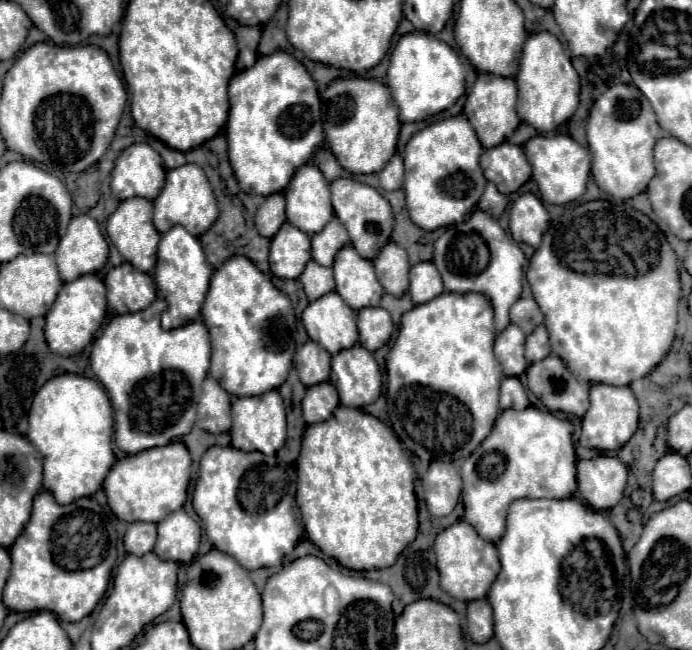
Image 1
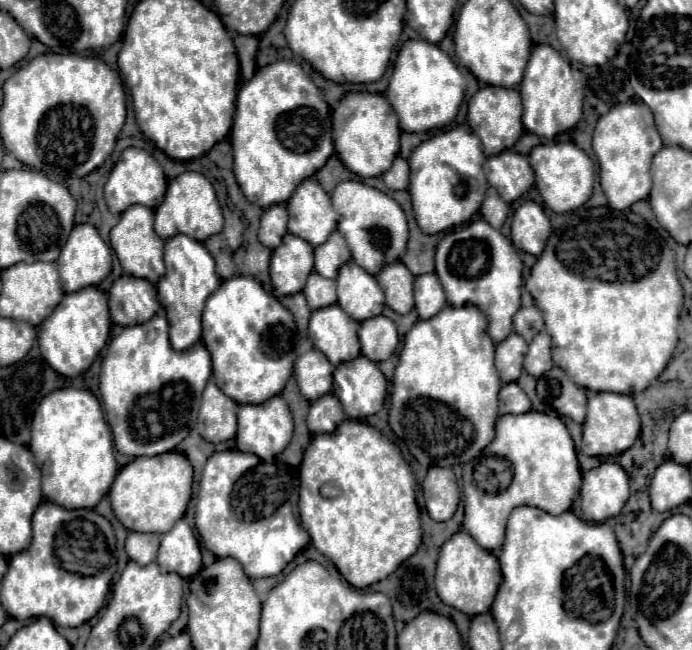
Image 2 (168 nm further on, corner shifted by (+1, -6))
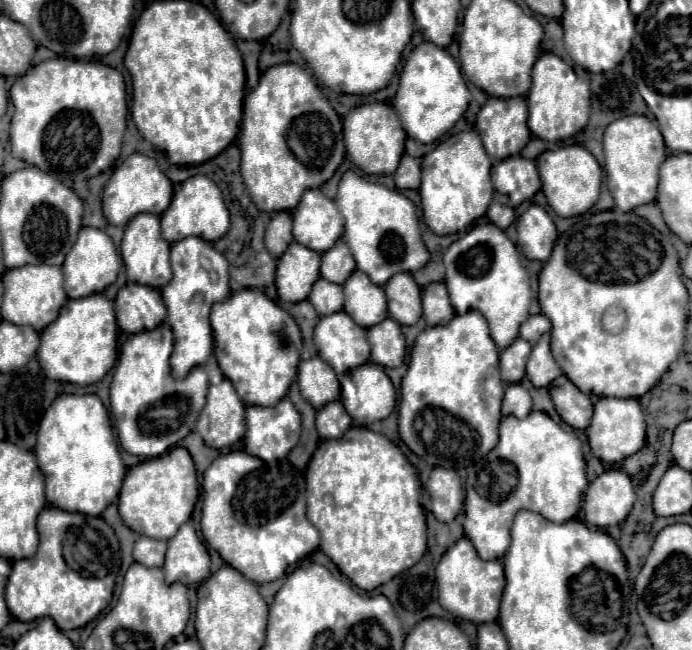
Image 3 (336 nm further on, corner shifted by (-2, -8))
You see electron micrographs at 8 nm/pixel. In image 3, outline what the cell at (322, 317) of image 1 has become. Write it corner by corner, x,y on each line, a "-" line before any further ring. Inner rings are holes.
344,310
322,316
314,330
314,346
322,360
328,360
336,374
344,374
370,360
366,330

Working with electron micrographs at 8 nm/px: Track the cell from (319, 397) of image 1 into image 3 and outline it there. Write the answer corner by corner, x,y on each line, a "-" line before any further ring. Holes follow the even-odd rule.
340,400
328,402
322,410
316,414
316,430
320,438
340,438
352,424
352,418
348,412
344,412
344,406

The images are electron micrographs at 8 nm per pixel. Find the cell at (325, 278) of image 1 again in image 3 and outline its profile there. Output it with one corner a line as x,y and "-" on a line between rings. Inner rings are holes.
318,278
316,284
312,286
312,292
310,292
308,300
312,302
312,306
316,308
316,312
320,316
338,312
338,310
342,310
342,302
344,302
342,286
332,284
332,282
324,280
324,278

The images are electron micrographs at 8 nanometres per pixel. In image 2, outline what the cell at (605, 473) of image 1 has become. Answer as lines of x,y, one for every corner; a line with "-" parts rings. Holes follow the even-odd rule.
603,462
601,466
583,474
581,508
589,522
605,522
621,512
629,498
629,476
615,462

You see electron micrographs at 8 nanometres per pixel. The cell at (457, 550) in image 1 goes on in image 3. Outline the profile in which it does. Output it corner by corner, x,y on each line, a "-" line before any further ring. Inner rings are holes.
464,536
454,546
446,550
440,564
436,566
436,584
438,584
438,600
444,610
450,614
470,620
474,624
482,624
498,618
500,598
504,592
504,568
500,560
482,560
472,546
472,542

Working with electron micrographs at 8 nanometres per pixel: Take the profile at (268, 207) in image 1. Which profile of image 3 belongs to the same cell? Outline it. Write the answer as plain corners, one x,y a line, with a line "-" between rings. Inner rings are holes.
276,212
266,226
264,234
264,244
272,256
282,256
288,244
292,242
292,216
290,212

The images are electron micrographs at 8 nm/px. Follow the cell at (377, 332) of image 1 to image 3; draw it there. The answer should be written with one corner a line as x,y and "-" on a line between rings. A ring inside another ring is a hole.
392,318
368,328
368,342
372,348
372,362
384,368
398,368
404,362
406,342
400,324

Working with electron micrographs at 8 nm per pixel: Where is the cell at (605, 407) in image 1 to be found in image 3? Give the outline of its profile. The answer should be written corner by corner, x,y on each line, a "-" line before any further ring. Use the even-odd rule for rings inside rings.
598,398
594,402
594,416
586,430
588,444
594,456
600,456
602,462
622,462
628,456
636,454
644,446
646,424
638,400
620,400
620,398

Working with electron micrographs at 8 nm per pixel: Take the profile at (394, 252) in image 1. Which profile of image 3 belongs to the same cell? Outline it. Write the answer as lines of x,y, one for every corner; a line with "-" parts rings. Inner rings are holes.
408,272
392,276
392,280
384,286
384,292
388,296
388,312
398,324
414,324
422,316
422,288

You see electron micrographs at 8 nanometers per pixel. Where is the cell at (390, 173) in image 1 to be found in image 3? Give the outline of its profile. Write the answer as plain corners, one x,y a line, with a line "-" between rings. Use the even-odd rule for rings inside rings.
404,154
398,170
394,172
394,182
396,182
396,188
400,190
418,188
420,186
420,160

